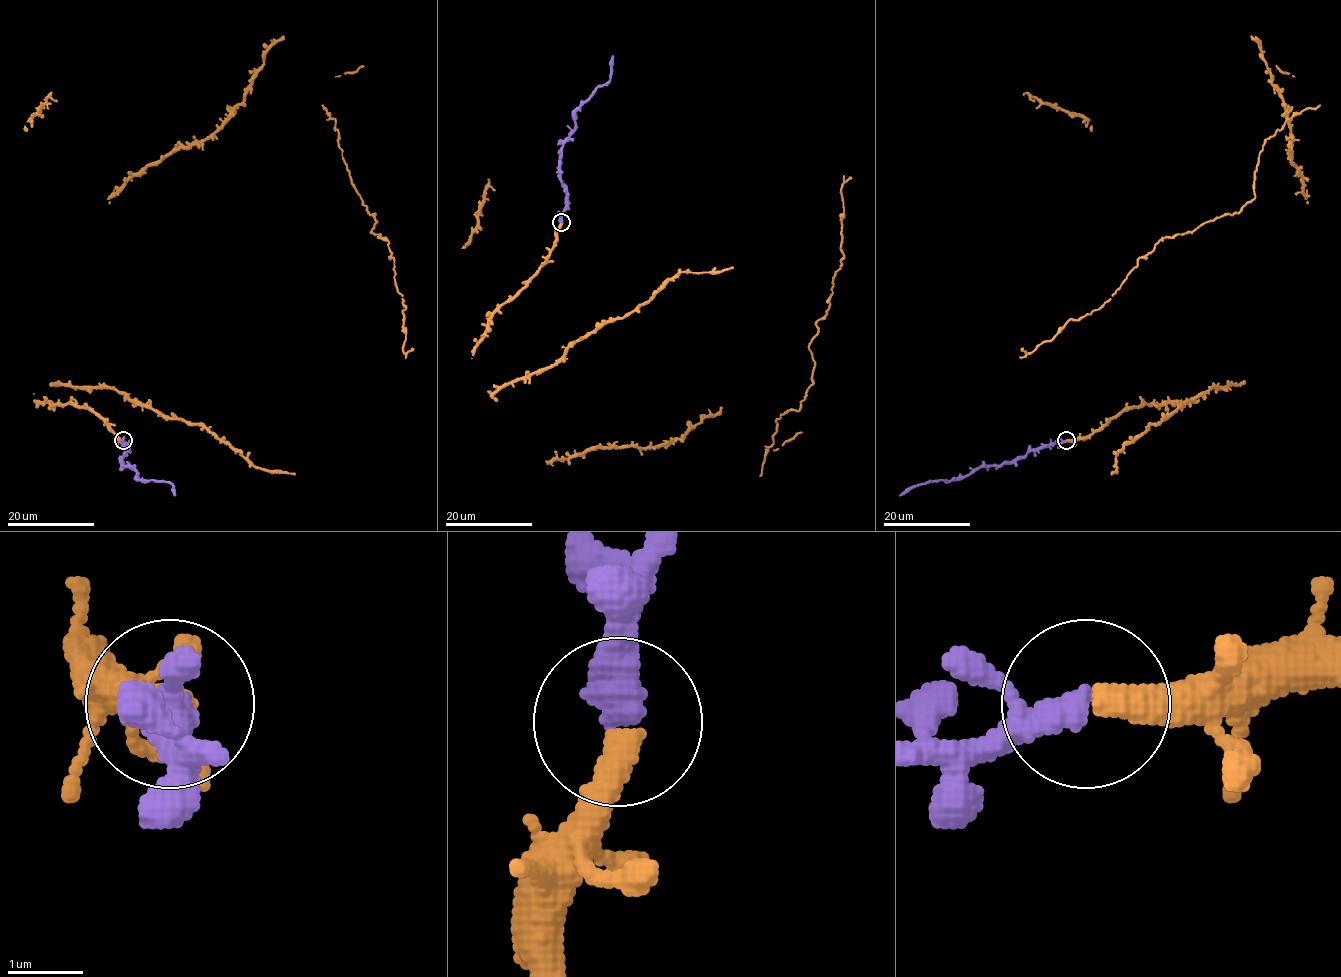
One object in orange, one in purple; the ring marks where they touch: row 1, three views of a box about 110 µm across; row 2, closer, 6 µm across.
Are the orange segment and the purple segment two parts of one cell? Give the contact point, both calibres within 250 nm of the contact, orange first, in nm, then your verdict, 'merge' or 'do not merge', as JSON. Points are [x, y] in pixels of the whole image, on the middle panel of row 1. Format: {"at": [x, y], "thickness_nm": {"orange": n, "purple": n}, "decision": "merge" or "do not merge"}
{"at": [561, 222], "thickness_nm": {"orange": 400, "purple": 320}, "decision": "merge"}

